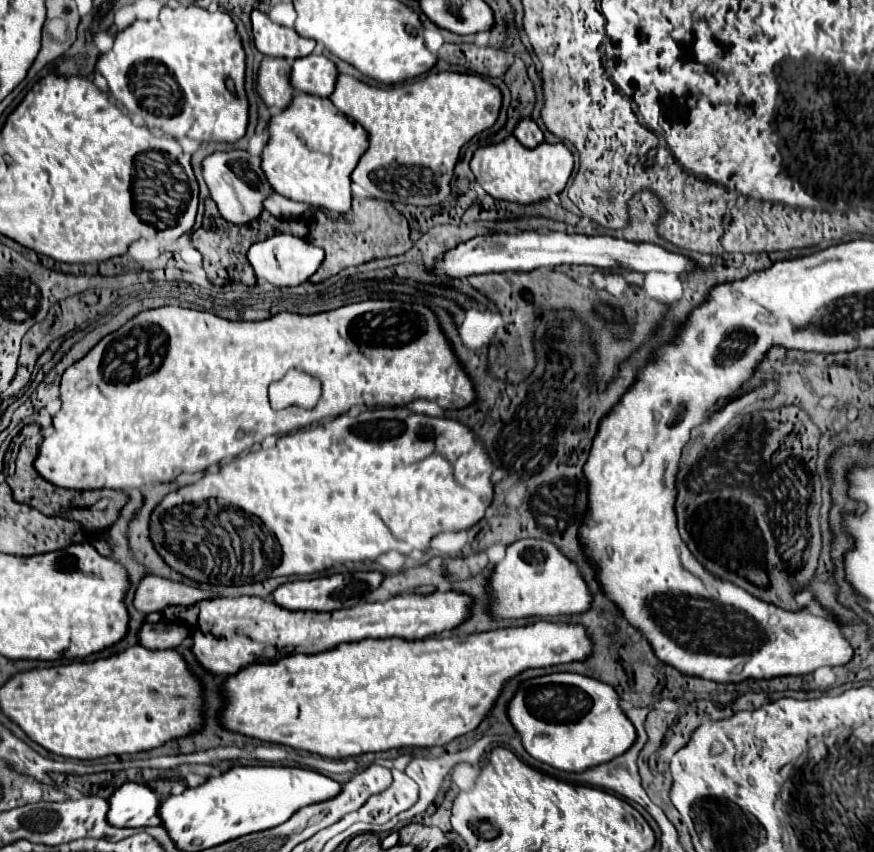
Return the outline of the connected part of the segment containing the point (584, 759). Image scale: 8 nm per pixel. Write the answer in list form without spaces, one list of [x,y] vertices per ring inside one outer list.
[[[550,673],[522,681],[508,703],[508,719],[520,733],[524,749],[534,759],[544,761],[562,771],[578,773],[582,769],[606,763],[622,755],[636,739],[634,725],[628,721],[628,717],[622,713],[618,705],[618,693],[610,685],[578,673]]]

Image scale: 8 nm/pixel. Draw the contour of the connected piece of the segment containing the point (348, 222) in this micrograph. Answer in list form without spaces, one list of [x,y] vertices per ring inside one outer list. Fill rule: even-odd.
[[[354,199],[352,215],[338,215],[334,221],[322,211],[316,211],[310,219],[310,241],[320,245],[326,251],[326,261],[310,277],[312,283],[320,283],[336,275],[344,267],[362,265],[372,259],[402,255],[412,247],[408,223],[402,213],[398,213],[388,201],[382,199]],[[334,225],[334,227],[332,227]],[[332,227],[332,231],[330,231]],[[332,235],[332,239],[330,239]]]

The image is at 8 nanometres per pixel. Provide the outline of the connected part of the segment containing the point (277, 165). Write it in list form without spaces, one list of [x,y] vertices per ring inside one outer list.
[[[296,93],[290,105],[268,123],[268,143],[262,153],[262,171],[274,189],[292,201],[326,207],[334,213],[350,211],[350,173],[368,147],[366,131],[344,117],[328,99]]]

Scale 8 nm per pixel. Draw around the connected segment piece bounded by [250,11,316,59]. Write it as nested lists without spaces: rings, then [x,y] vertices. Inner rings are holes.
[[[252,11],[250,19],[252,19],[254,45],[264,55],[298,59],[298,57],[310,55],[312,49],[314,49],[314,45],[316,45],[310,39],[298,37],[298,33],[294,33],[294,29],[288,29],[288,27],[272,23],[260,11]]]

